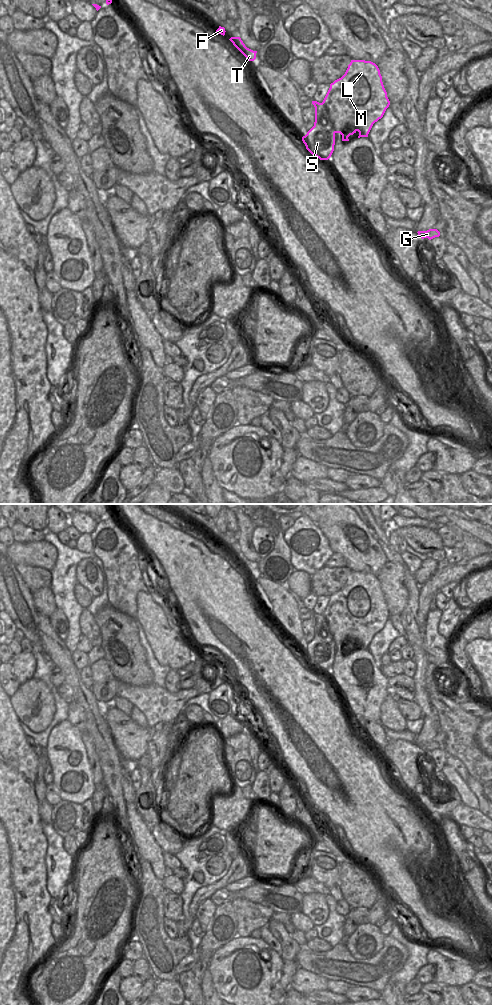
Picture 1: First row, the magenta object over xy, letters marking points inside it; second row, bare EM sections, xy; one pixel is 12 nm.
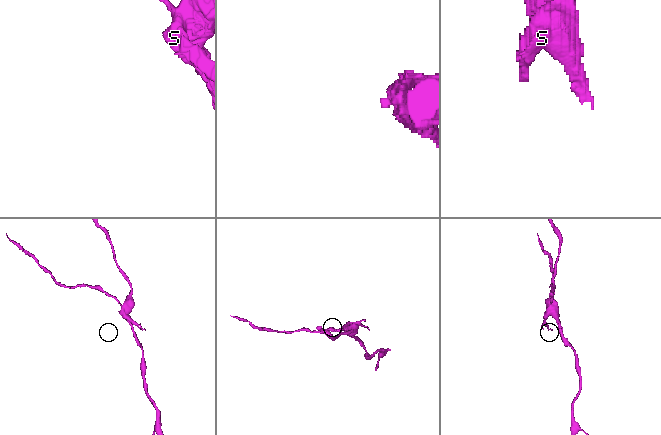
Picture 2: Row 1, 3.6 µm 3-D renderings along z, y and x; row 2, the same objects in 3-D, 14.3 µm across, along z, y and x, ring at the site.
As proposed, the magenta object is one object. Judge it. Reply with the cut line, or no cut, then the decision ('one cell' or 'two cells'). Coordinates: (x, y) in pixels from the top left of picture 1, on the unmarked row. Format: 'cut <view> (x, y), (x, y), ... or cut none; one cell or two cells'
cut xy (322, 614), (326, 619), (326, 630), (332, 636), (335, 644); two cells

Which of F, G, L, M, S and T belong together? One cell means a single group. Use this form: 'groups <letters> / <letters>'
groups F G S T / L M

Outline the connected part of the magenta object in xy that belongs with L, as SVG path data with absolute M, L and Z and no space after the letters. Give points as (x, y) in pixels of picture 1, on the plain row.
M351 572L345 586L330 596L323 615L327 619L326 631L333 636L335 645L342 647L342 653L349 653L348 649L357 643L358 650L368 649L373 636L390 617L378 578L365 572Z

